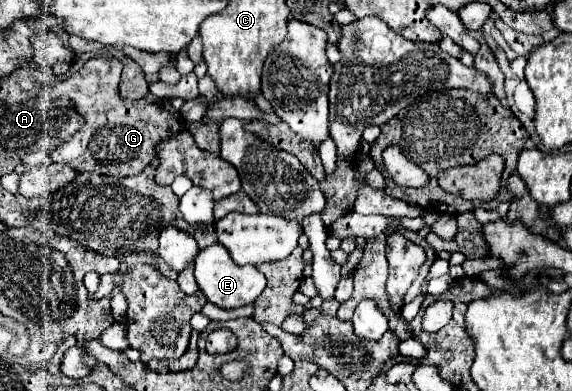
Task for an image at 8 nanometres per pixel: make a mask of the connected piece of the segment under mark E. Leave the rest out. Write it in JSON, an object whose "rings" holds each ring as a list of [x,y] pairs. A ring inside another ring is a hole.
{"rings":[[[222,244],[208,246],[206,250],[200,250],[196,256],[196,284],[206,294],[210,302],[214,302],[220,308],[238,308],[252,304],[264,290],[266,278],[256,270],[256,266],[238,266],[232,262],[228,250]]]}

